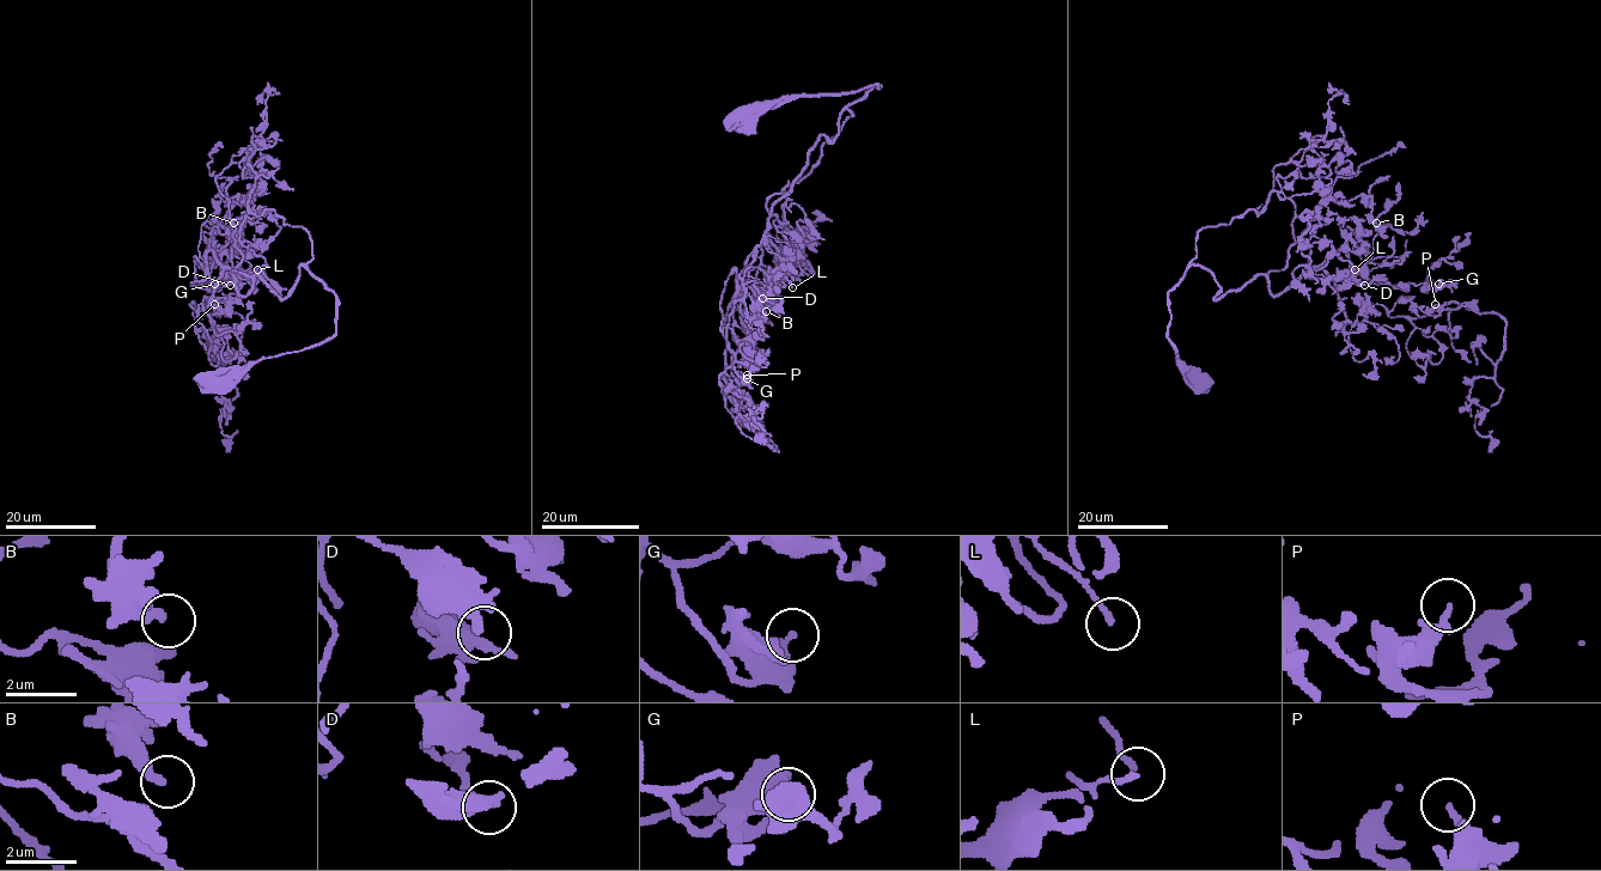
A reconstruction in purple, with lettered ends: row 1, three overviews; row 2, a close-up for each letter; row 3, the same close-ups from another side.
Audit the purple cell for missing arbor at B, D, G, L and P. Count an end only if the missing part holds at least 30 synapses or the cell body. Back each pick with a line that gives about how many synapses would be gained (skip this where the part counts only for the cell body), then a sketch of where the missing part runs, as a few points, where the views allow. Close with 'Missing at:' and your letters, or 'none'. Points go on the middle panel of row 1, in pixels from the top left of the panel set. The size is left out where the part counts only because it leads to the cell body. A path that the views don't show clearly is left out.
Missing at: none

